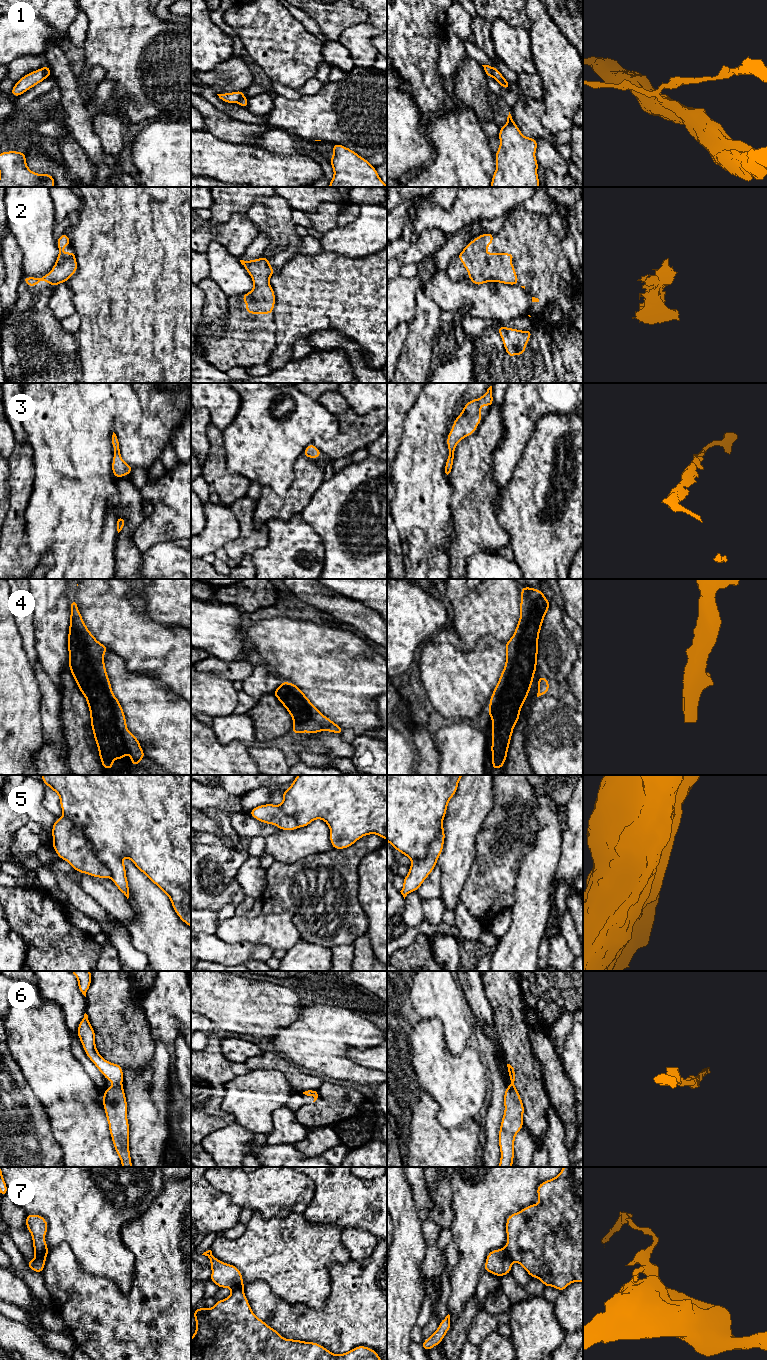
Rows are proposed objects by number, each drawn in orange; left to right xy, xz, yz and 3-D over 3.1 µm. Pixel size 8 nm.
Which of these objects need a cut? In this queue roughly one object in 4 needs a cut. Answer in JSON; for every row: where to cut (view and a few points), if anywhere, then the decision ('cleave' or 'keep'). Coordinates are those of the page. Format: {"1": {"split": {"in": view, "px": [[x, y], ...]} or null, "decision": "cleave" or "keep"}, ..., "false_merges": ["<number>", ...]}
{"1": {"split": {"in": "yz", "px": [[495, 69], [492, 76]]}, "decision": "cleave"}, "2": {"split": null, "decision": "keep"}, "3": {"split": null, "decision": "keep"}, "4": {"split": null, "decision": "keep"}, "5": {"split": {"in": "xy", "px": [[64, 814], [82, 830], [94, 853], [109, 870], [112, 877]]}, "decision": "cleave"}, "6": {"split": null, "decision": "keep"}, "7": {"split": {"in": "yz", "px": [[505, 1247], [508, 1255], [513, 1260]]}, "decision": "cleave"}, "false_merges": ["1", "5", "7"]}

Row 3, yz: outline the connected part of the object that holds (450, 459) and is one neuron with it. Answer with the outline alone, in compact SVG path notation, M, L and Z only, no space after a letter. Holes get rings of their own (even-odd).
M490 386L485 394L478 398L470 400L465 406L463 411L457 416L453 422L452 429L447 436L447 446L449 455L447 457L444 474L446 478L450 477L450 473L454 462L454 453L457 444L465 437L472 435L481 422L482 414L480 408L482 406L492 406L493 395L492 386Z

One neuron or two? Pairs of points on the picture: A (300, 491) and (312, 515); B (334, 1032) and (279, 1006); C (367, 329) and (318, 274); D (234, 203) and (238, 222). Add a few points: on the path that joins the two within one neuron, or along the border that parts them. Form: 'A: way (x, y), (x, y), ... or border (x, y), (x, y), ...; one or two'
A: border (320, 484), (307, 505), (299, 513); two
B: border (304, 1004), (299, 1016), (279, 1029); two
C: way (358, 315), (331, 288); one
D: border (246, 212), (235, 213), (224, 222), (215, 224); two

